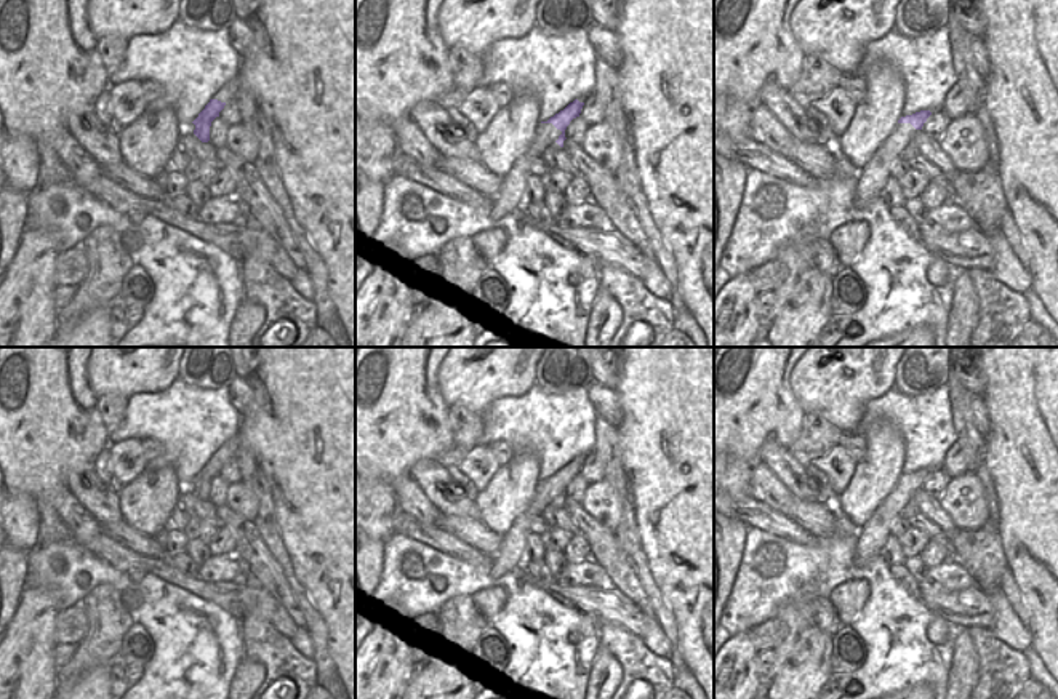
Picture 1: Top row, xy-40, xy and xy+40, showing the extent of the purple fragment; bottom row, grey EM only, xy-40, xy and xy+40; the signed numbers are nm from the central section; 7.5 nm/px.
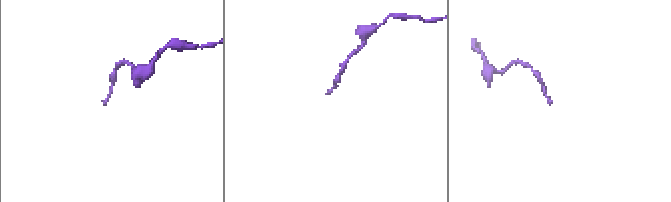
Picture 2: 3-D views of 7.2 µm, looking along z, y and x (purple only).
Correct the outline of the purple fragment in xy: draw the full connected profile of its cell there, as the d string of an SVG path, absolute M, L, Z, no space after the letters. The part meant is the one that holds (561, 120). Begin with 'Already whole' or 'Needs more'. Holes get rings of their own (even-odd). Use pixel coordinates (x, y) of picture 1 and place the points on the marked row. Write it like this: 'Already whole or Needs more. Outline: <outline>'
Already whole. Outline: M575 99L563 110L551 117L547 122L541 122L541 123L552 123L557 130L562 131L562 134L555 141L560 147L563 147L563 141L567 139L565 138L567 126L573 118L579 117L583 106L584 102L579 102L578 99Z

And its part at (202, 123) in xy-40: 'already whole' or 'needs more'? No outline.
already whole

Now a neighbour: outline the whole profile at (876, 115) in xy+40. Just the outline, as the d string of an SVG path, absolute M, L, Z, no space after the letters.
M874 66L864 75L866 96L847 130L834 141L847 162L863 170L903 117L904 82L892 66Z

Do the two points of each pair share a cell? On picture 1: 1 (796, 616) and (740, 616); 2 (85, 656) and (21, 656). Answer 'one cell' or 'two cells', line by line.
1: two cells
2: two cells

